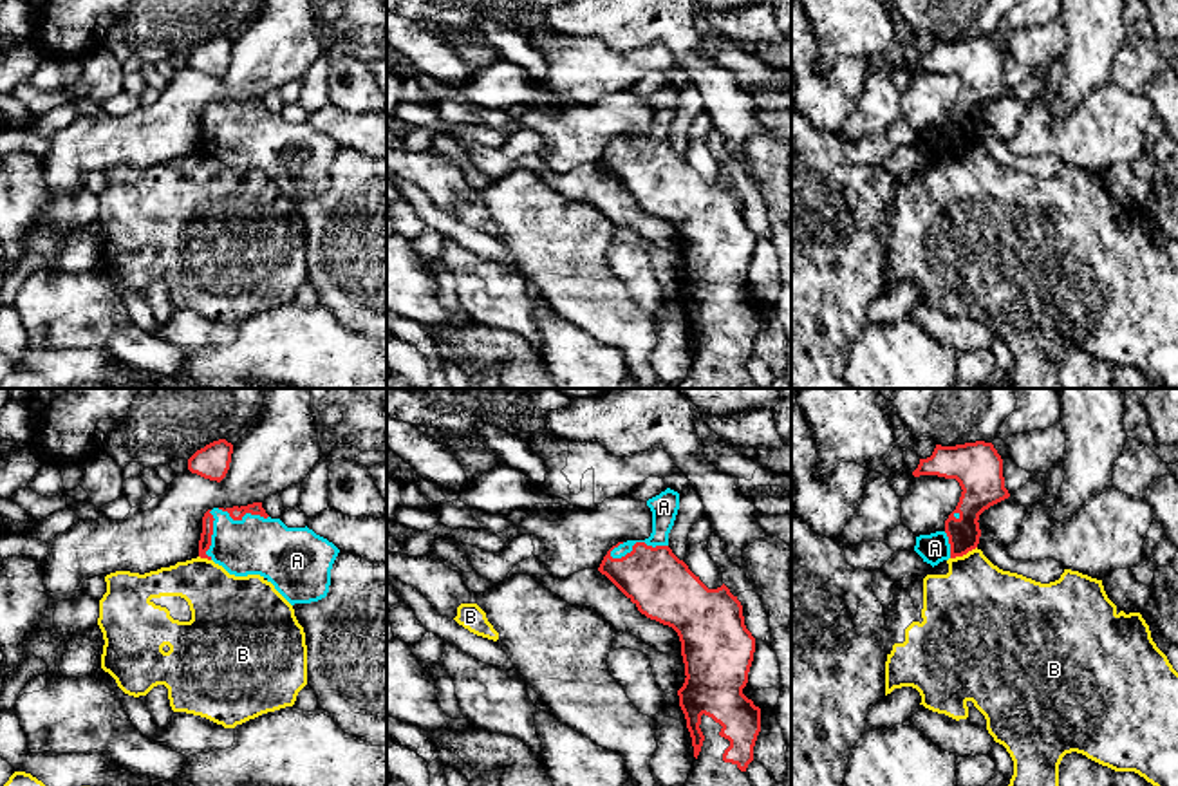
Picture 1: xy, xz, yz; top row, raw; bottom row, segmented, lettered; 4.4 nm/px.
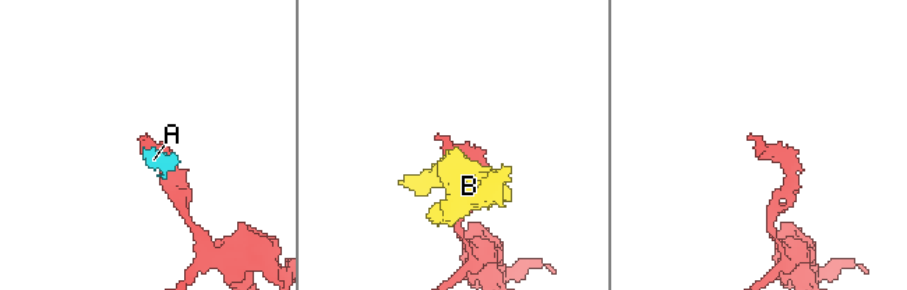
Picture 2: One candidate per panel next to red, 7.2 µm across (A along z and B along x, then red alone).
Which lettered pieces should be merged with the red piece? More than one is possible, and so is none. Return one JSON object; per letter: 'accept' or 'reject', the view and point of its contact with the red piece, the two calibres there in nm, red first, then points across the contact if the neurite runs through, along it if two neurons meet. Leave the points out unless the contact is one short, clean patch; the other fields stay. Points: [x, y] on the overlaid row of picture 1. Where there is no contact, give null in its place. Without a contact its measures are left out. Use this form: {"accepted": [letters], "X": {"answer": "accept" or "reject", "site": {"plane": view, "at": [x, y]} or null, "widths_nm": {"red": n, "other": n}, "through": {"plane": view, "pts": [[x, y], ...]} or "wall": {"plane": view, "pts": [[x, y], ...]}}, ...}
{"accepted": ["A"], "A": {"answer": "accept", "site": {"plane": "xz", "at": [636, 542]}, "widths_nm": {"red": 280, "other": 120}}, "B": {"answer": "reject", "site": {"plane": "yz", "at": [963, 553]}, "widths_nm": {"red": 150, "other": 400}, "wall": {"plane": "yz", "pts": [[976, 546], [951, 559]]}}}

